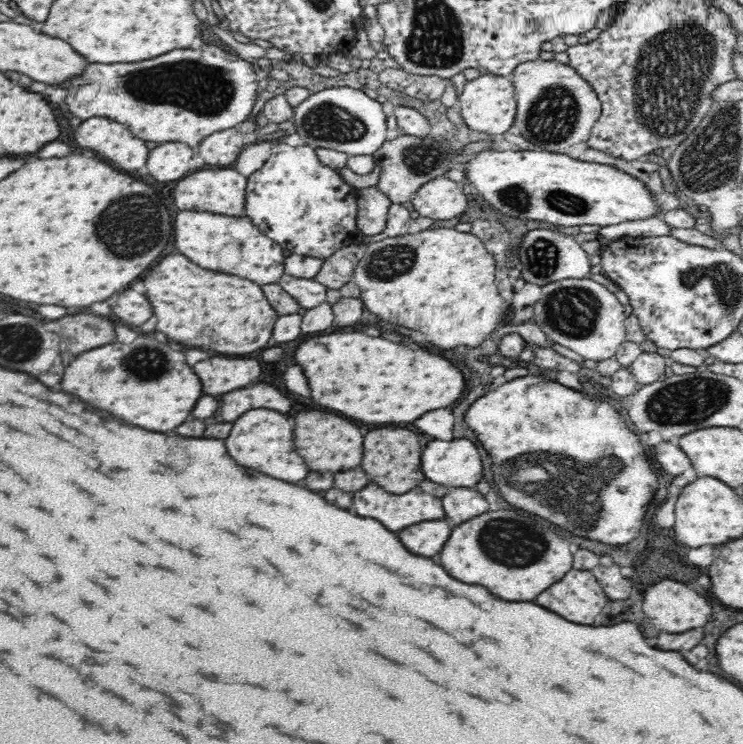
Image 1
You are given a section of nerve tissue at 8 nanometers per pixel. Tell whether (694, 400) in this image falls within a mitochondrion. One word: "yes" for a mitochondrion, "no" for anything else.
yes

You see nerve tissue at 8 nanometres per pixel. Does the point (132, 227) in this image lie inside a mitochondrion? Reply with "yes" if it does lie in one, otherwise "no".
yes

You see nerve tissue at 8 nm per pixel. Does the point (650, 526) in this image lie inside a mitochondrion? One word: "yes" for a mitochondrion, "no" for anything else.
no

